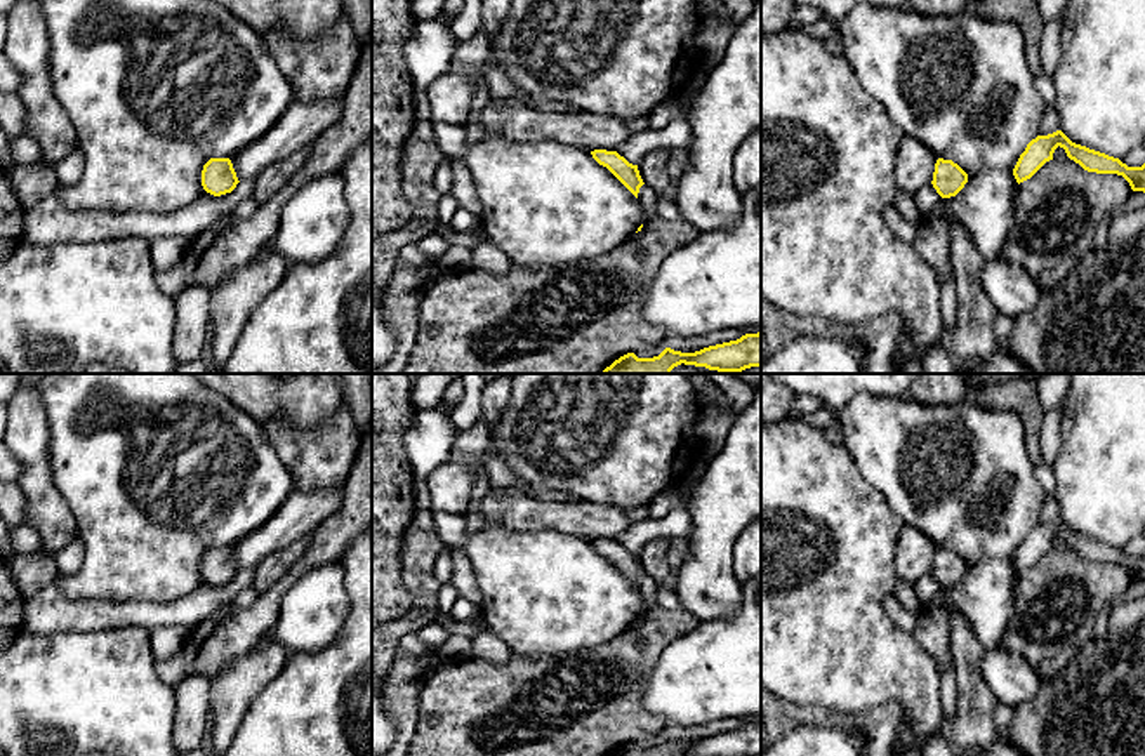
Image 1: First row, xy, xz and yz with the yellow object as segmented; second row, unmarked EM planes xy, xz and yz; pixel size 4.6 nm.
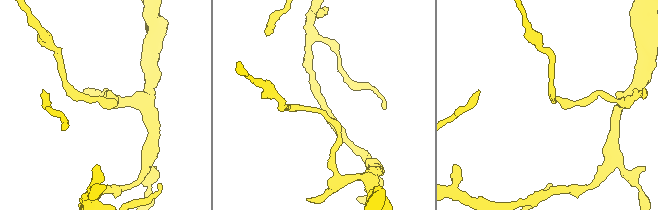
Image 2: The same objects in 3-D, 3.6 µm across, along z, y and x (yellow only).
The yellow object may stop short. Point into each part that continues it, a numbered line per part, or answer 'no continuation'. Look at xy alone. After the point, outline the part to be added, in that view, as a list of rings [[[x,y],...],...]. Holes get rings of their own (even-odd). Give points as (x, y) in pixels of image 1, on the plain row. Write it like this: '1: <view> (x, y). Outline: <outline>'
no continuation

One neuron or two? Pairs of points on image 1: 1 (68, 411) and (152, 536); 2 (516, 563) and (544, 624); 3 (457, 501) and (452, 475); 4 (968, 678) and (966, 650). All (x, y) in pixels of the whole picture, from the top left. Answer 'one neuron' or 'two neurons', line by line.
1: one neuron
2: one neuron
3: one neuron
4: one neuron

